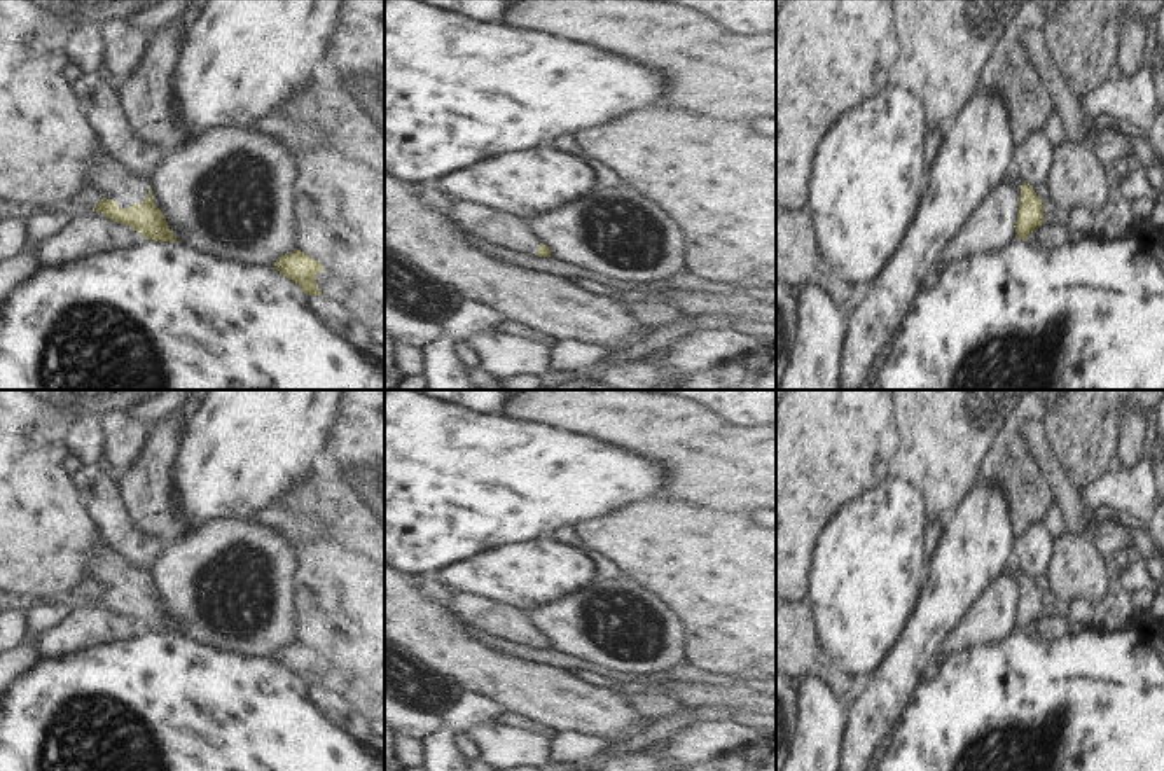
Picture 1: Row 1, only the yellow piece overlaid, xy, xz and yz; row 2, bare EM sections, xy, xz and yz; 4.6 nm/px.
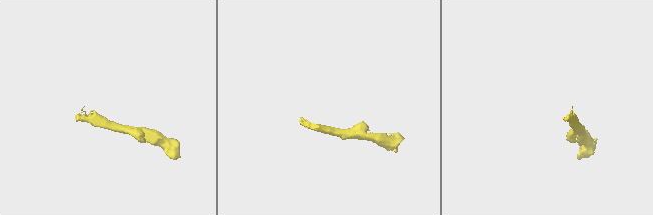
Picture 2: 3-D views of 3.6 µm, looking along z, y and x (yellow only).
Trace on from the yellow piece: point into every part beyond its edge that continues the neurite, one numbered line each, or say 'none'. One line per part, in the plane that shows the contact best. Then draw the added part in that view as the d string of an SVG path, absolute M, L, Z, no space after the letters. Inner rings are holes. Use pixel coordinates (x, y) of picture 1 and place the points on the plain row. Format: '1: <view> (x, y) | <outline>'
1: xy (105, 567) | M101 538L91 551L86 579L96 580L107 591L114 591L121 600L143 594L149 587L149 572L131 566Z

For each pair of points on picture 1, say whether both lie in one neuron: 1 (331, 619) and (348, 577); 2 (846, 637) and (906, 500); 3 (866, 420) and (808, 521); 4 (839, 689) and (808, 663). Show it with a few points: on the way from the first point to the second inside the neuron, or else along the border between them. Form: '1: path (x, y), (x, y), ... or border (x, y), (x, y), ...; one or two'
1: path (341, 609), (346, 588); one
2: path (862, 604), (871, 553), (881, 534); one
3: path (841, 444), (808, 478), (808, 497); one
4: path (834, 680), (817, 665); one

